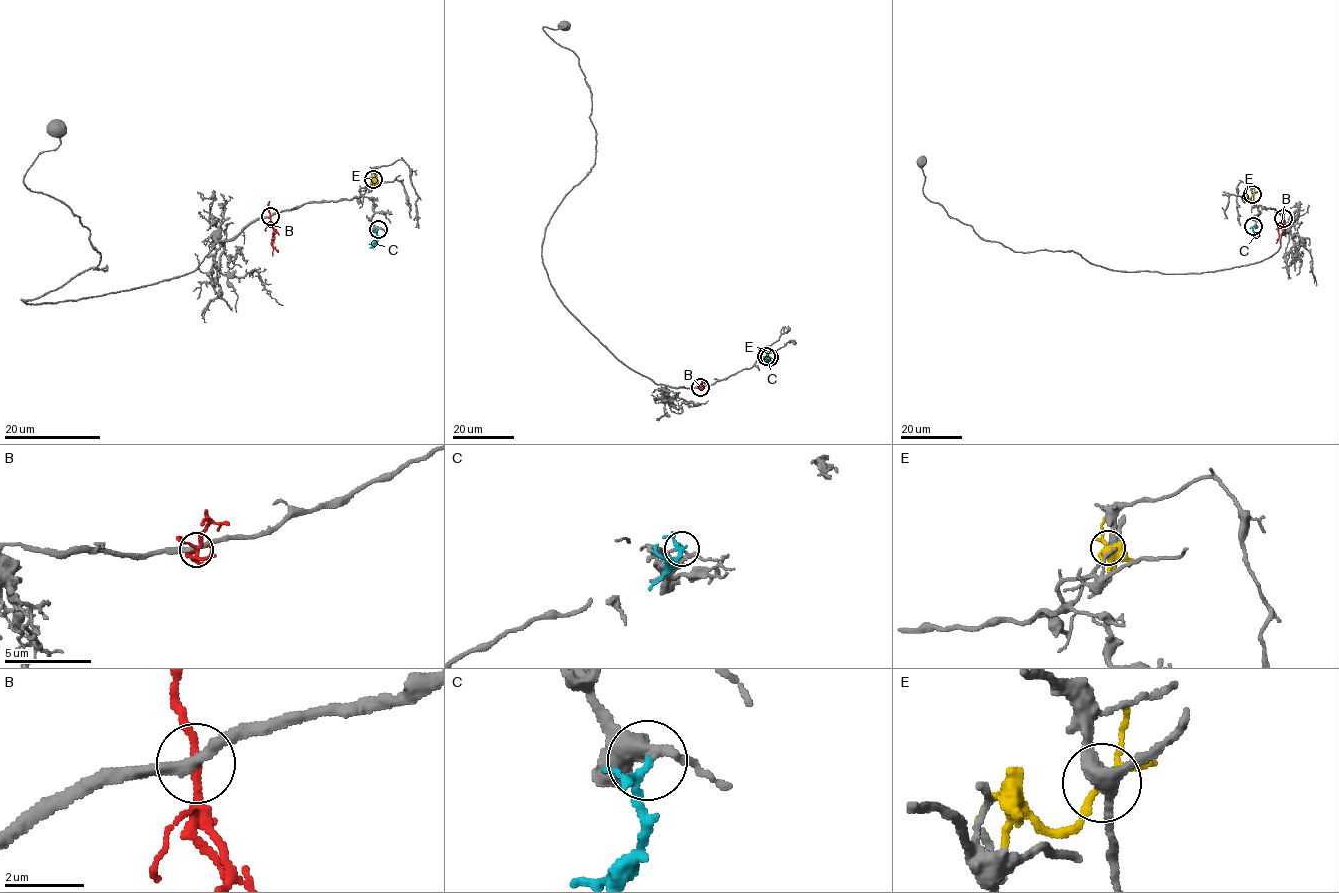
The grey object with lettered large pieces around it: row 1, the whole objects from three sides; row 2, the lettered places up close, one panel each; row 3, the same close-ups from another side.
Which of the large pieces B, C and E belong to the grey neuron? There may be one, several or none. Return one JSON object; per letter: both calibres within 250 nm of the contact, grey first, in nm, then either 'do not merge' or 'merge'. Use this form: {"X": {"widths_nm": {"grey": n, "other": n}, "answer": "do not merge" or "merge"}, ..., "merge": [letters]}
{"B": {"widths_nm": {"grey": 280, "other": 140}, "answer": "do not merge"}, "C": {"widths_nm": {"grey": 240, "other": 130}, "answer": "merge"}, "E": {"widths_nm": {"grey": 340, "other": 160}, "answer": "do not merge"}, "merge": ["C"]}

